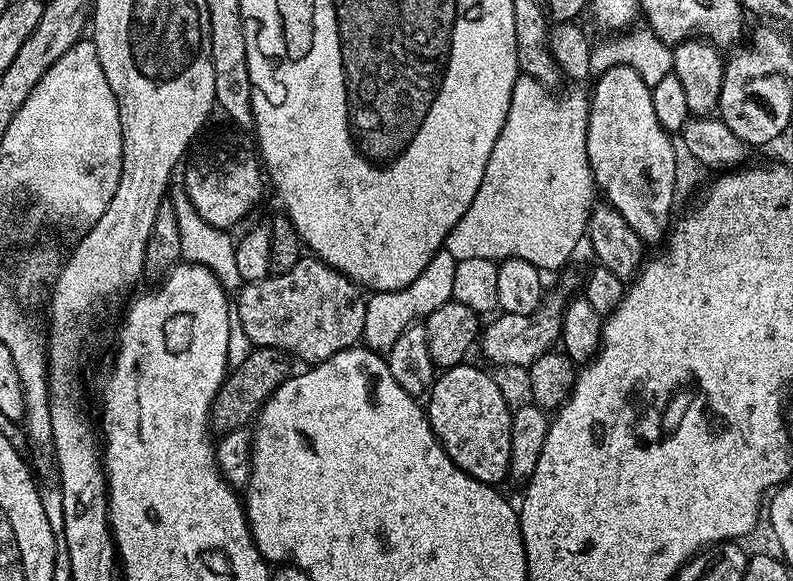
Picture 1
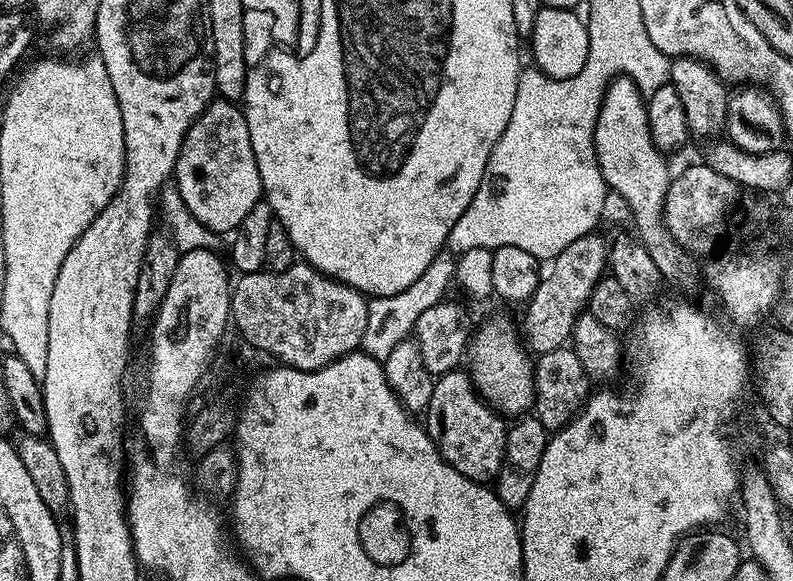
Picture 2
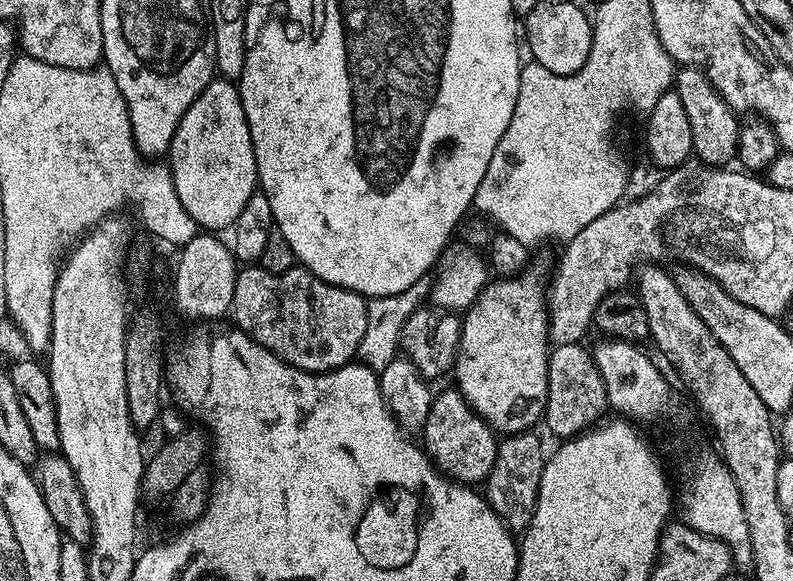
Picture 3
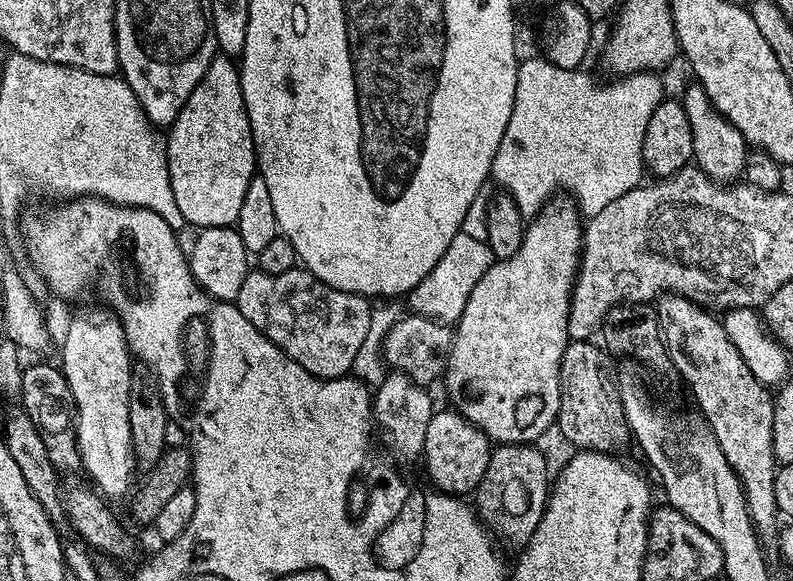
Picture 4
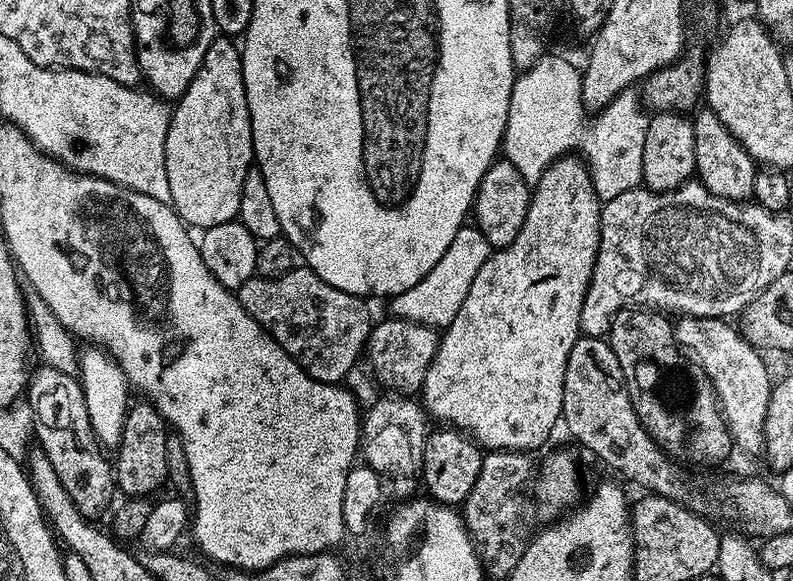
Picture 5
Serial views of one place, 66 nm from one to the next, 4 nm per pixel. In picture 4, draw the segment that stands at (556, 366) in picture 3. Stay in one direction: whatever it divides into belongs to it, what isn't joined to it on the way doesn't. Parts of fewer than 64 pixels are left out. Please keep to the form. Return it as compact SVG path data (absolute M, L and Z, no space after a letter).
M575 340L569 344L560 359L560 405L556 415L555 427L573 444L576 450L591 450L609 454L623 453L623 448L630 444L628 422L624 417L620 395L611 371L604 369L604 363L610 360L609 353L593 341Z

